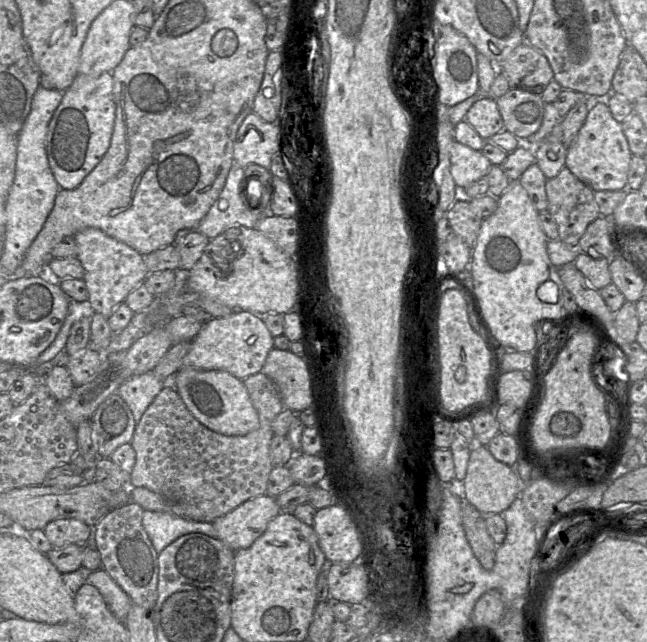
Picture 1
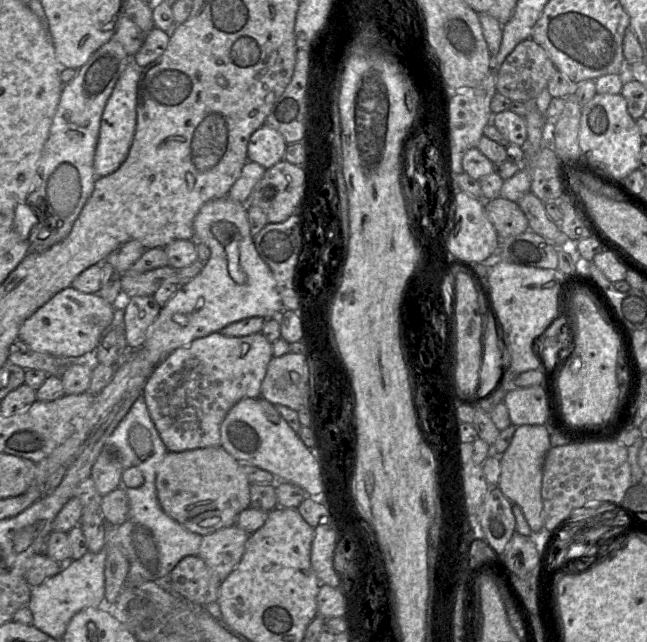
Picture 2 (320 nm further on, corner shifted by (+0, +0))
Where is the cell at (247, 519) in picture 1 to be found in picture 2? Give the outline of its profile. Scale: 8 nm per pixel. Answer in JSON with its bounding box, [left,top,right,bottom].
[198,524,249,581]

